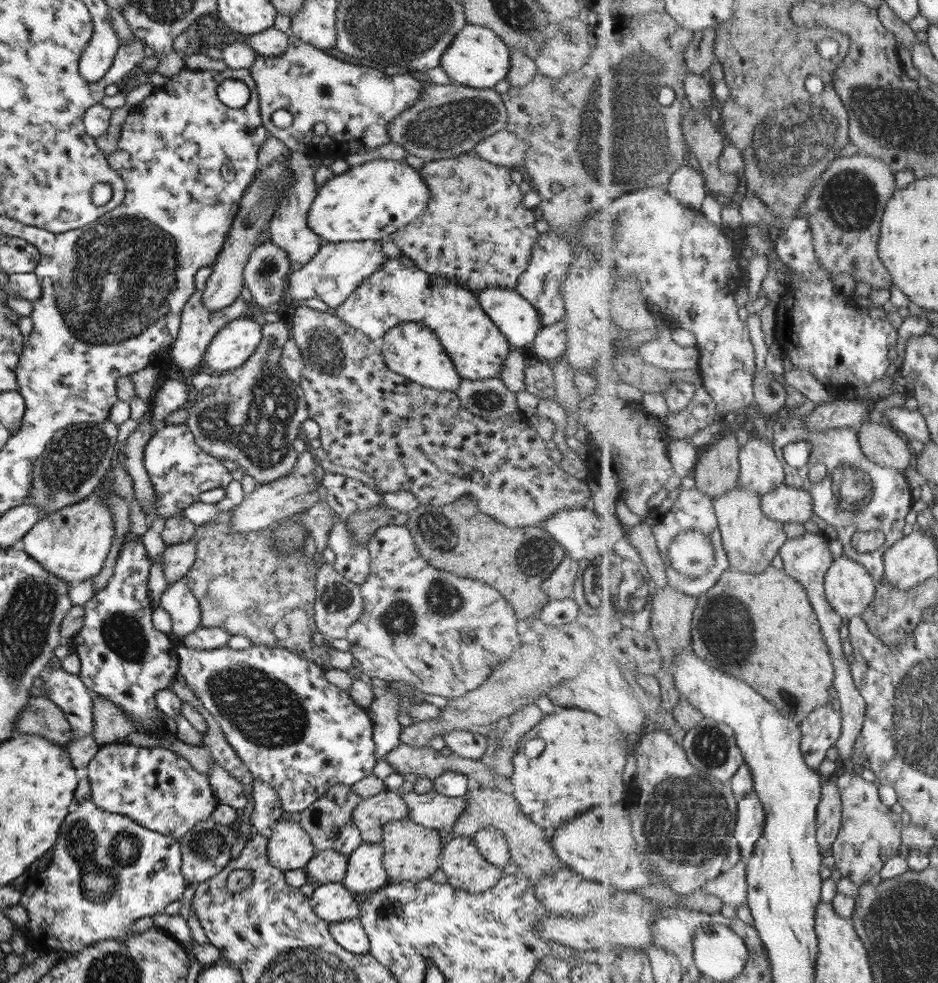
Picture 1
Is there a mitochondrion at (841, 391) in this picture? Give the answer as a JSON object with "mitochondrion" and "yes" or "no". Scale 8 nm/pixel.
{"mitochondrion":"no"}

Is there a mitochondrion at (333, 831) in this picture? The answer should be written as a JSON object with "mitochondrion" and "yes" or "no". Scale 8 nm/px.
{"mitochondrion":"yes"}

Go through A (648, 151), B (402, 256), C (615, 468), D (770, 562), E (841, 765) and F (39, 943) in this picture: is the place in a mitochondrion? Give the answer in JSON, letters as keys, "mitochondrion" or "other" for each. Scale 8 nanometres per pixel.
{"A":"mitochondrion","B":"other","C":"other","D":"other","E":"other","F":"other"}

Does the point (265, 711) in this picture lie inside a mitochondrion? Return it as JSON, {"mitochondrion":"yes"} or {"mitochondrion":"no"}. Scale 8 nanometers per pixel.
{"mitochondrion":"yes"}

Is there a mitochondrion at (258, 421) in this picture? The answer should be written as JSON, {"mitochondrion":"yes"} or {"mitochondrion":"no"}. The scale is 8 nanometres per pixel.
{"mitochondrion":"yes"}

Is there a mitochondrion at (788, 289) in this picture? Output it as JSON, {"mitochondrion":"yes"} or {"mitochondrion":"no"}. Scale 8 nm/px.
{"mitochondrion":"no"}

